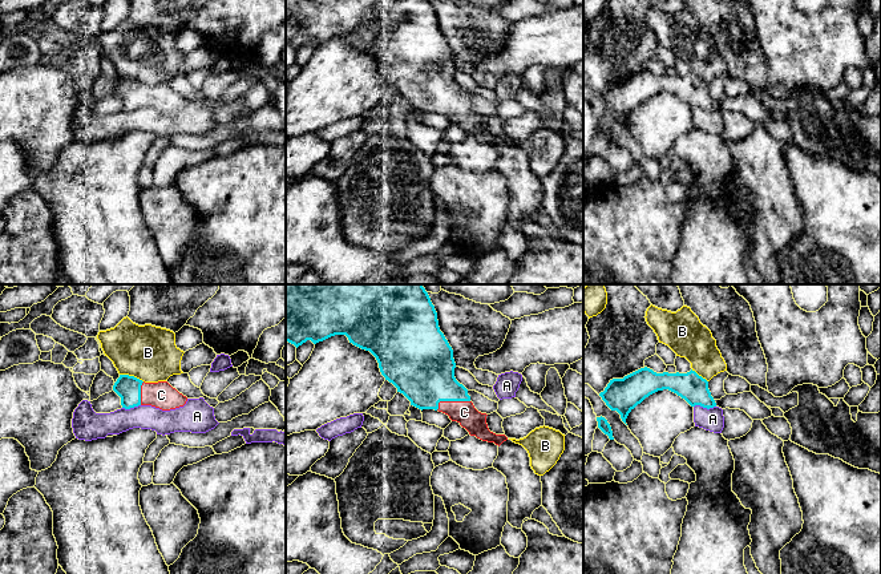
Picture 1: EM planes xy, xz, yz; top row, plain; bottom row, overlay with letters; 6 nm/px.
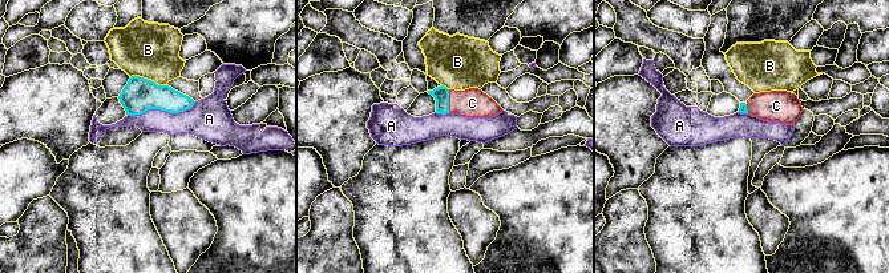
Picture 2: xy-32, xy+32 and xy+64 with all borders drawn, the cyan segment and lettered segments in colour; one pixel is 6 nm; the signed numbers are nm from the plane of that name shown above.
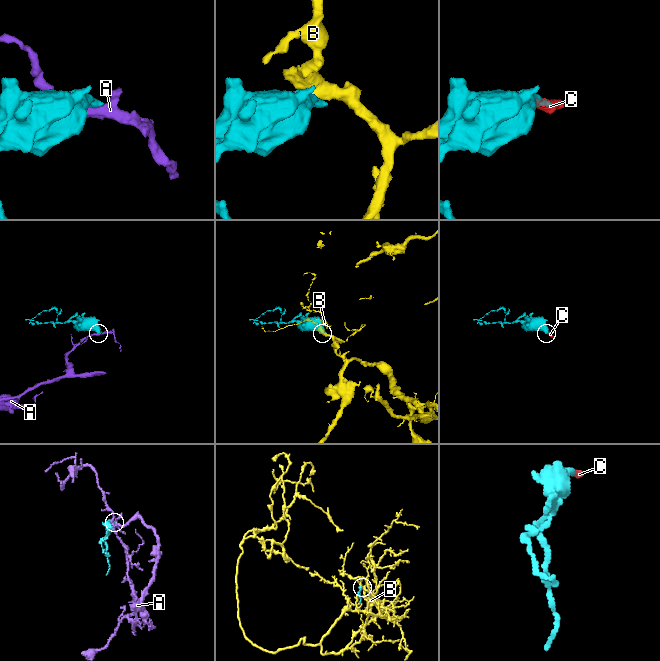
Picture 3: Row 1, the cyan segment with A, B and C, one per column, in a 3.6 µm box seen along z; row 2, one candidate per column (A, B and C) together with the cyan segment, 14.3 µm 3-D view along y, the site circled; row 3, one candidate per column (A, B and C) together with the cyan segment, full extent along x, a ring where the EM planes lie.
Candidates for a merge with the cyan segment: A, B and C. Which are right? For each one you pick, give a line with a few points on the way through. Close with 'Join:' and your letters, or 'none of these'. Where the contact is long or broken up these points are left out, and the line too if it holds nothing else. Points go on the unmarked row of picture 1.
C: runs through xz (423, 72), (451, 102), (464, 114)
Join: C

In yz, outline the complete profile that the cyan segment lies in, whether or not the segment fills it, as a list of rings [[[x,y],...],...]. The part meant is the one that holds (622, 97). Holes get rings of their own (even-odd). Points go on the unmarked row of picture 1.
[[[644,69],[623,81],[610,82],[599,98],[611,113],[621,117],[622,124],[626,126],[629,116],[638,106],[663,92],[676,96],[691,109],[700,108],[707,112],[716,109],[708,92],[708,84],[692,72],[687,76],[656,76]]]

